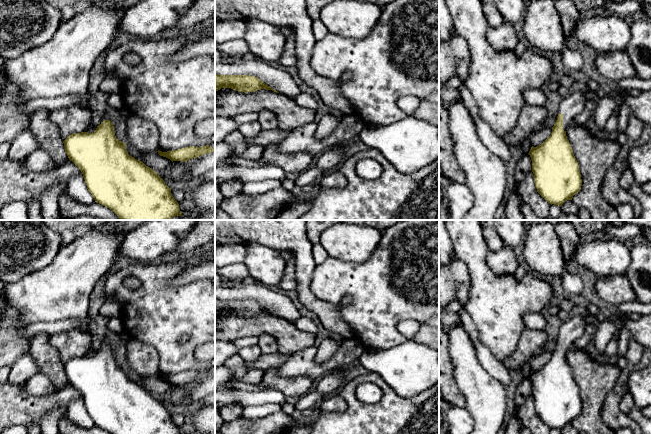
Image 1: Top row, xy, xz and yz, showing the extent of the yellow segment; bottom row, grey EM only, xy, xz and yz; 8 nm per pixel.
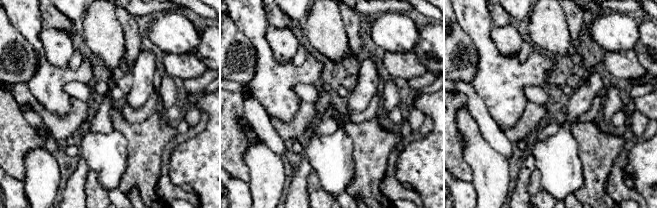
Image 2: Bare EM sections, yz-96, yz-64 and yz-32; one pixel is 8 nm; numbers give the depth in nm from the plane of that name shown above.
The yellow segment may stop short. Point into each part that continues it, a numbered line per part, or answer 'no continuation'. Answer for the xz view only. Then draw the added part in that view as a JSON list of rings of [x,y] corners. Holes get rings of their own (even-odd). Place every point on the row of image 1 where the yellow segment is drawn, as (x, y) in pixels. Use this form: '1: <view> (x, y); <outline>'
no continuation

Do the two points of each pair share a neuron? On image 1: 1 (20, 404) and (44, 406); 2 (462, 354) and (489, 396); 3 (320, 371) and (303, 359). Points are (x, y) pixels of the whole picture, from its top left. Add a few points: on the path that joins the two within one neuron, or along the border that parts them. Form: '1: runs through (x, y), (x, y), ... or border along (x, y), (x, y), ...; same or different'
1: runs through (26, 406), (38, 406); same
2: runs through (466, 364), (470, 377), (479, 386); same
3: runs through (316, 370), (307, 363); same

